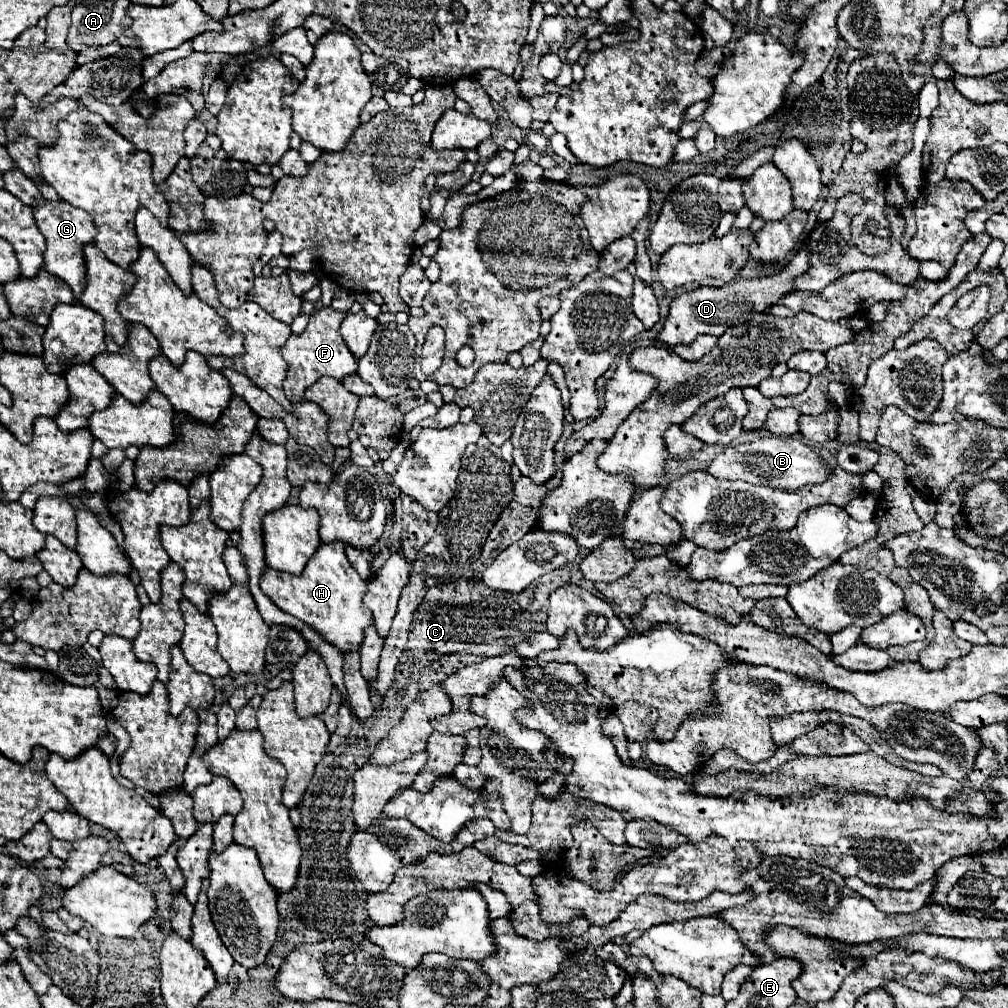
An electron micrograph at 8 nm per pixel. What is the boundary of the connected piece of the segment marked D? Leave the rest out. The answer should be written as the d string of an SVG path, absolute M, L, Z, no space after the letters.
M800 249L792 261L778 273L756 277L756 279L734 279L724 287L698 287L694 291L686 291L672 299L668 317L664 321L664 329L658 333L658 341L670 347L680 343L690 343L696 339L698 333L702 335L716 335L720 337L728 327L740 325L748 321L754 313L762 313L768 305L778 303L782 293L792 291L792 279L798 277L808 269L808 249Z

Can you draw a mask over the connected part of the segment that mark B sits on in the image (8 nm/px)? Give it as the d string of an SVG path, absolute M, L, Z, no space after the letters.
M768 435L752 443L728 447L726 451L718 453L708 467L708 473L712 473L718 479L730 479L730 481L742 479L754 485L768 485L780 489L800 489L808 483L822 483L828 477L828 471L830 465L820 455L816 455L808 445L804 445L794 437L778 437L778 435Z

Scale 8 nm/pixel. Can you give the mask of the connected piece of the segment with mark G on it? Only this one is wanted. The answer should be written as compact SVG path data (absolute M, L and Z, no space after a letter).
M40 201L32 205L34 219L38 223L38 229L46 237L46 251L44 251L44 269L60 279L64 279L70 289L76 293L78 299L84 289L84 253L82 247L86 243L92 243L96 237L96 227L90 219L90 215L84 209L78 209L66 201Z

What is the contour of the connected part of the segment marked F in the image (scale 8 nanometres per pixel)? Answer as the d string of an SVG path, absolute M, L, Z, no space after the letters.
M322 307L310 315L308 327L286 341L286 345L280 349L284 361L288 363L286 379L284 379L284 391L288 399L302 399L304 391L314 385L320 377L328 375L334 379L342 379L350 373L356 373L356 357L346 347L344 339L338 333L338 327L342 323L342 313L334 311L332 307Z

